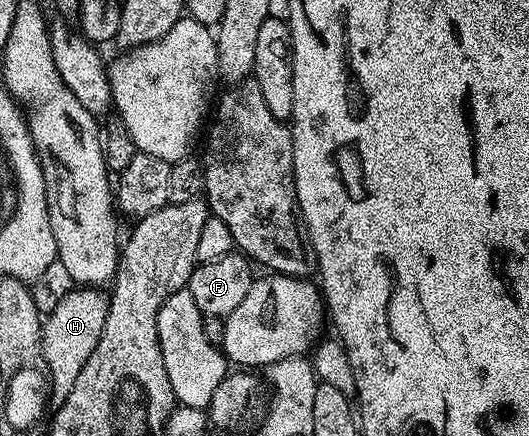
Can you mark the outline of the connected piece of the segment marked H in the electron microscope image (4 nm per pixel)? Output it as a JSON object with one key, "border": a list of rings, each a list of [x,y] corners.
{"border":[[[75,289],[57,304],[56,310],[47,314],[43,322],[40,347],[46,363],[44,367],[48,374],[49,389],[52,387],[46,399],[51,412],[64,405],[69,392],[75,386],[77,376],[83,370],[84,363],[96,349],[100,335],[103,334],[109,304],[99,293],[101,292],[96,289]]]}

